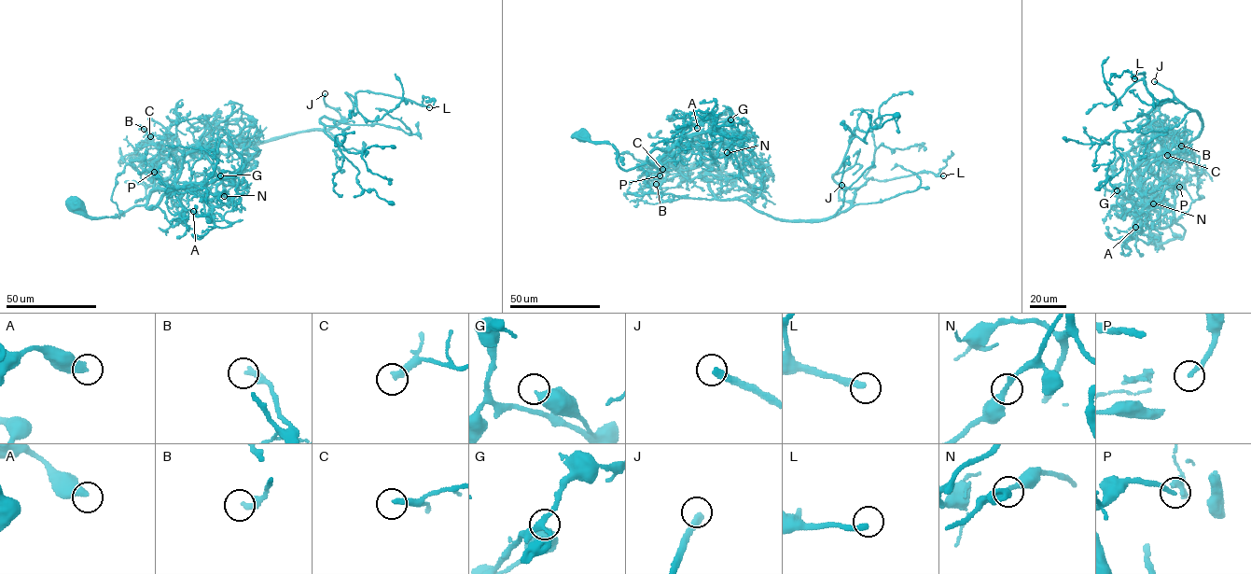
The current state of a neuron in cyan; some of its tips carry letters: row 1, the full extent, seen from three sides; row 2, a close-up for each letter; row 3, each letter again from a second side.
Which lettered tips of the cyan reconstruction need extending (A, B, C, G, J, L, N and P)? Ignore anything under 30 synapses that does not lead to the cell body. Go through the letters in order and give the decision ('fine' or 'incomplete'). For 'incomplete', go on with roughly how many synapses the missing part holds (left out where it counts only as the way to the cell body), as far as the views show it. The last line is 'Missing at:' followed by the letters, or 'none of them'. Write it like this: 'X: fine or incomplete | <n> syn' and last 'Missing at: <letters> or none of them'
A: fine
B: fine
C: fine
G: fine
J: incomplete | 70 syn
L: incomplete | 50 syn
N: fine
P: fine
Missing at: J, L

